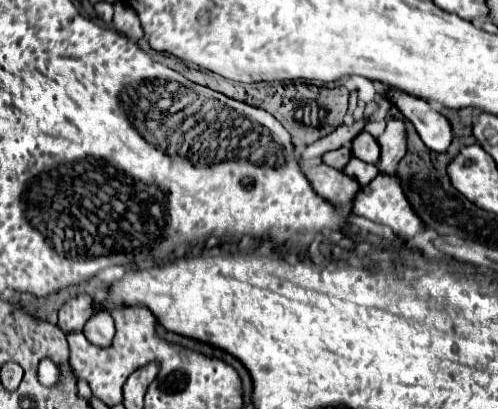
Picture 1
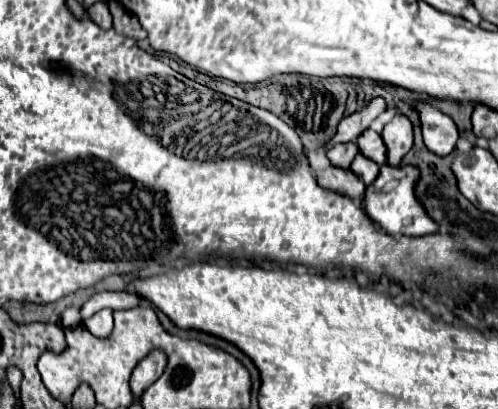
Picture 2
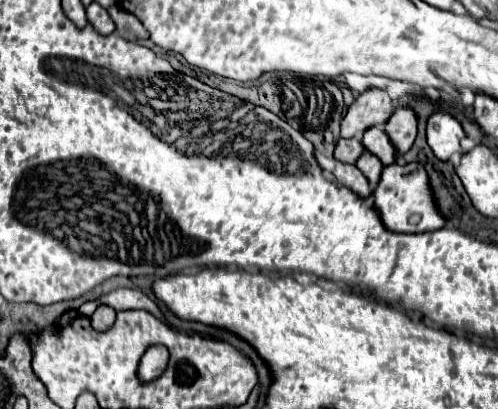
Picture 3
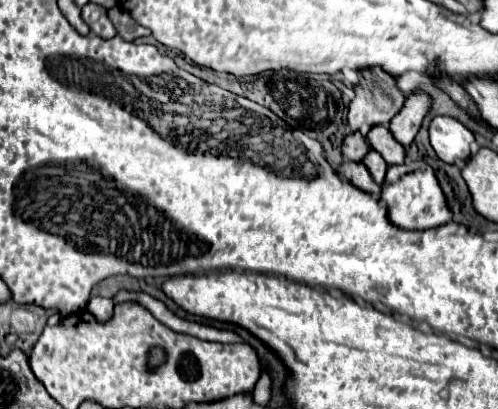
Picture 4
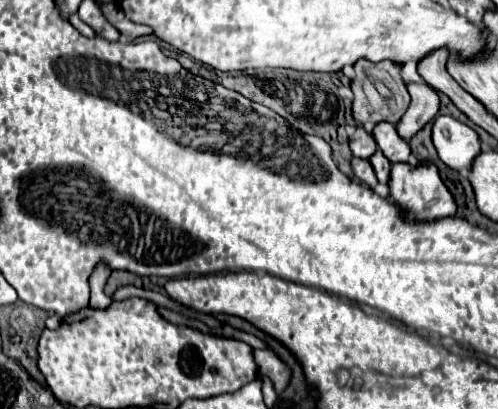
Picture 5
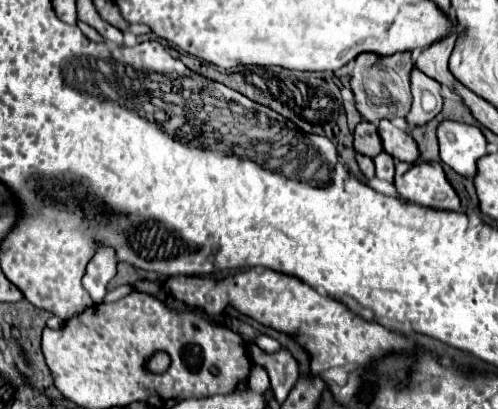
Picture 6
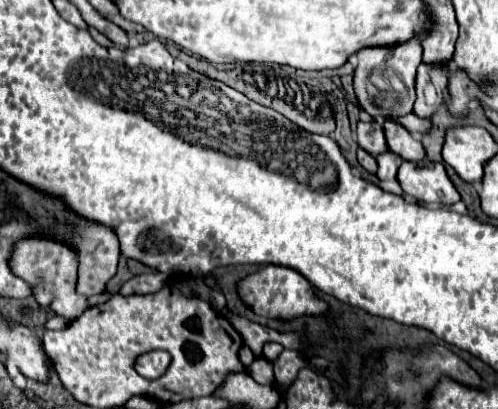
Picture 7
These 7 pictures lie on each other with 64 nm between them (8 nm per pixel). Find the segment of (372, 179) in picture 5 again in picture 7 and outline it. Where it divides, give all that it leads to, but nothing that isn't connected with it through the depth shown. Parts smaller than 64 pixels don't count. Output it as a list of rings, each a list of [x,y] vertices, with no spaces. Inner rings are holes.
[[[358,150],[358,162],[360,162],[360,166],[366,170],[366,172],[370,172],[370,174],[374,174],[376,172],[376,158],[374,156],[368,156],[368,152],[364,152],[364,150]]]

